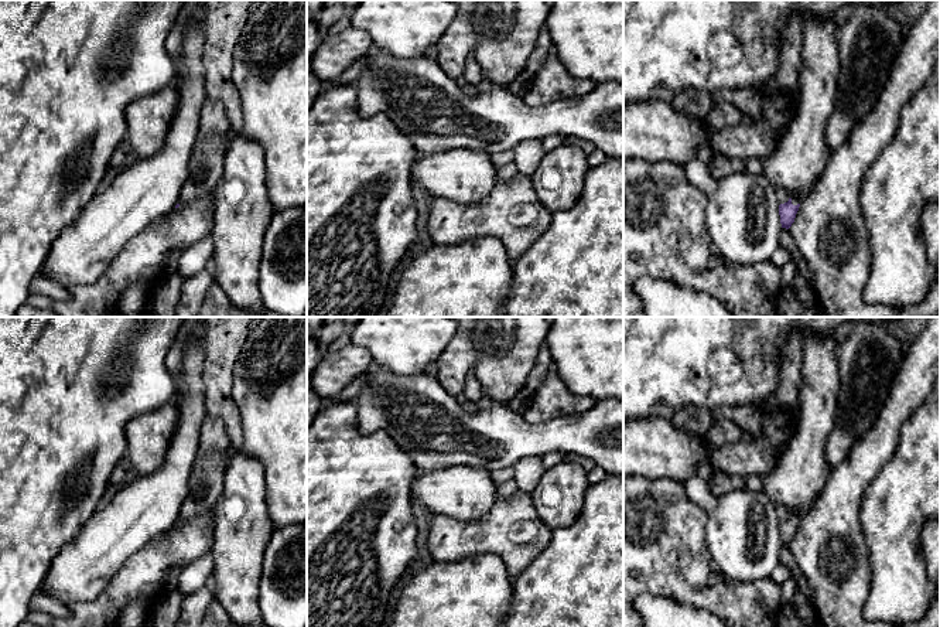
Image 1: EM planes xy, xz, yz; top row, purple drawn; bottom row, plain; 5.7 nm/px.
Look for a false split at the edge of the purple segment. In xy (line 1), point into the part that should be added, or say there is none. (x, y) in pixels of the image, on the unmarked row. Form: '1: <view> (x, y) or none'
1: none

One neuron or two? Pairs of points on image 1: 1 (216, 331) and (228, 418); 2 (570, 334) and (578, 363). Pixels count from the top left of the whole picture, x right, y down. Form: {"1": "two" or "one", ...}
{"1": "one", "2": "one"}

